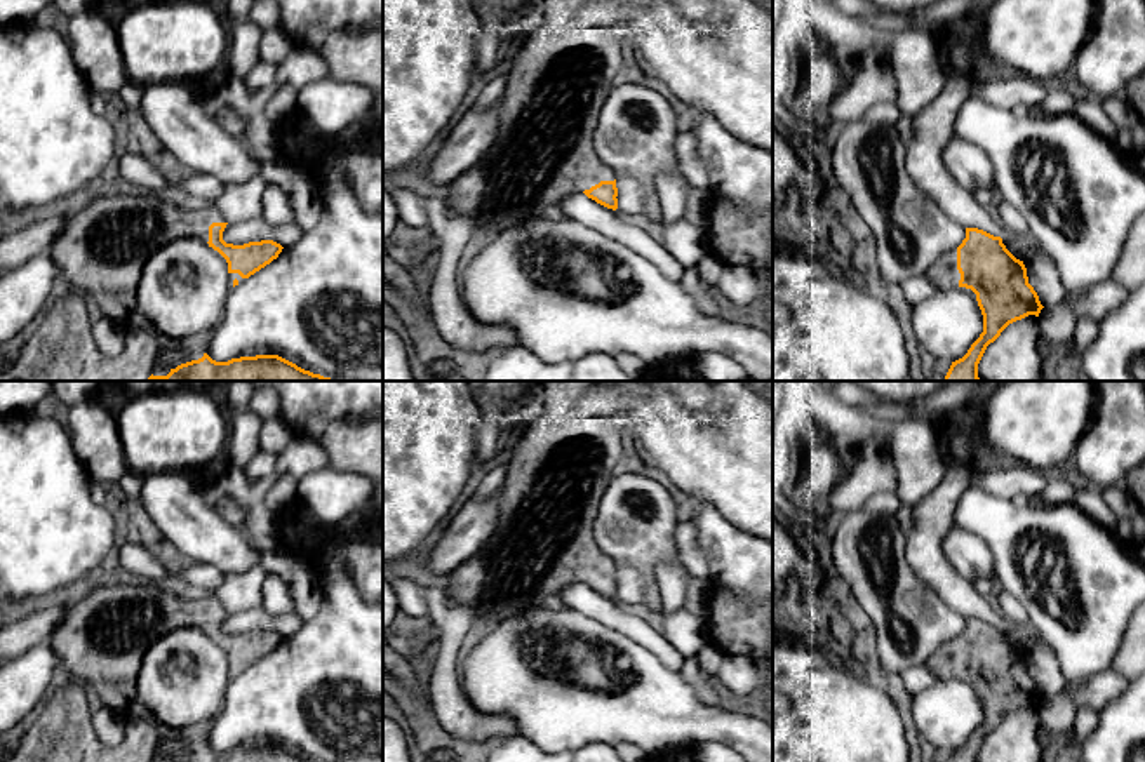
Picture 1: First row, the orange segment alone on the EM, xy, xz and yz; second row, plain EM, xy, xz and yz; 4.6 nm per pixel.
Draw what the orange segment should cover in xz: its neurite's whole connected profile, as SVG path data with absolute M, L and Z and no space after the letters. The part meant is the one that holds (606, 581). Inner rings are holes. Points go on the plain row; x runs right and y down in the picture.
M543 381L539 397L545 414L527 424L506 465L499 489L499 515L487 543L468 560L445 576L444 590L456 602L477 612L479 630L489 630L508 618L529 609L545 609L545 600L583 581L597 593L616 600L616 564L599 548L593 538L593 522L600 498L613 475L625 466L630 456L626 416L623 409L590 409L607 381Z

